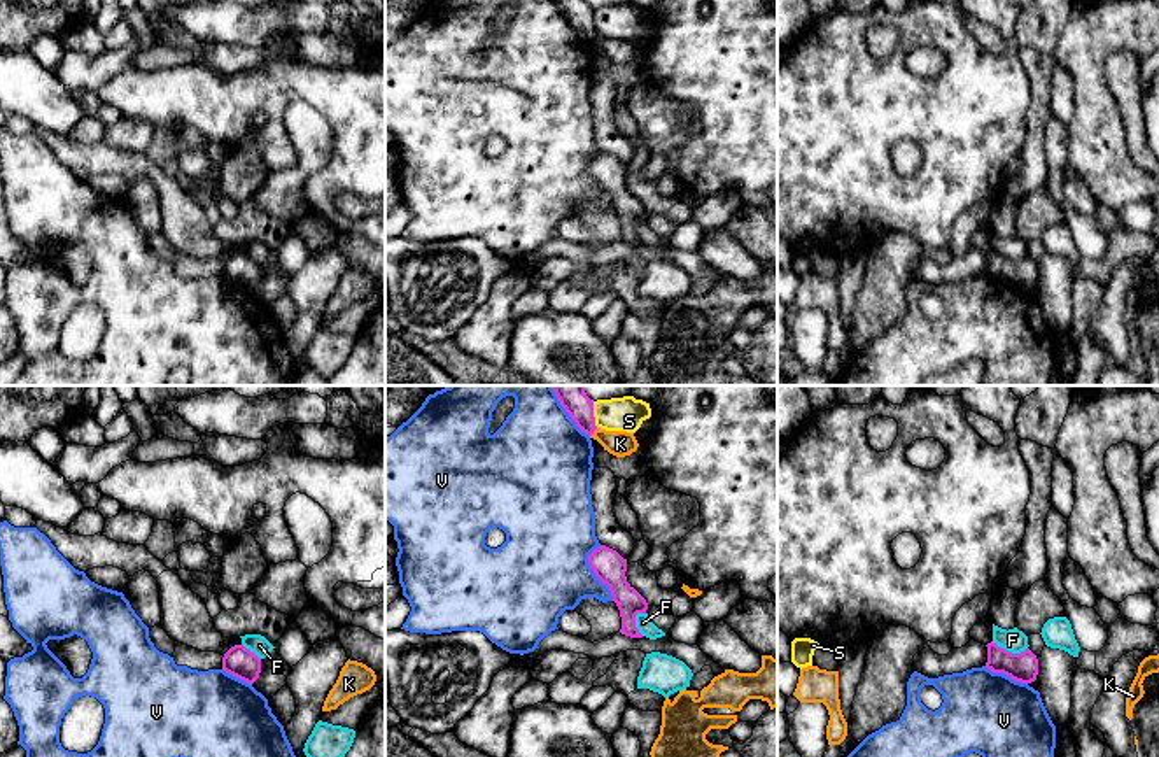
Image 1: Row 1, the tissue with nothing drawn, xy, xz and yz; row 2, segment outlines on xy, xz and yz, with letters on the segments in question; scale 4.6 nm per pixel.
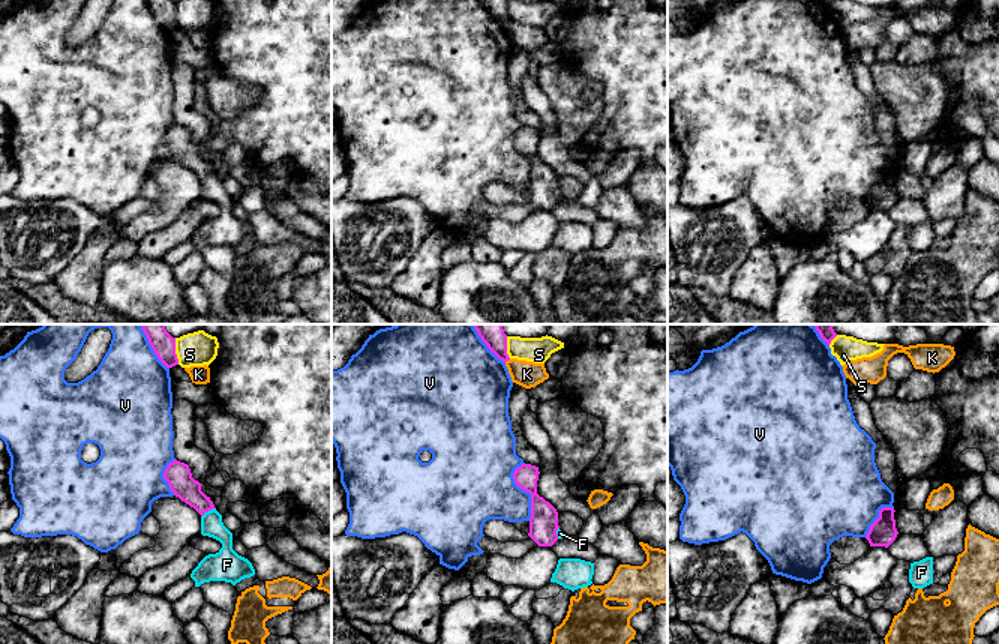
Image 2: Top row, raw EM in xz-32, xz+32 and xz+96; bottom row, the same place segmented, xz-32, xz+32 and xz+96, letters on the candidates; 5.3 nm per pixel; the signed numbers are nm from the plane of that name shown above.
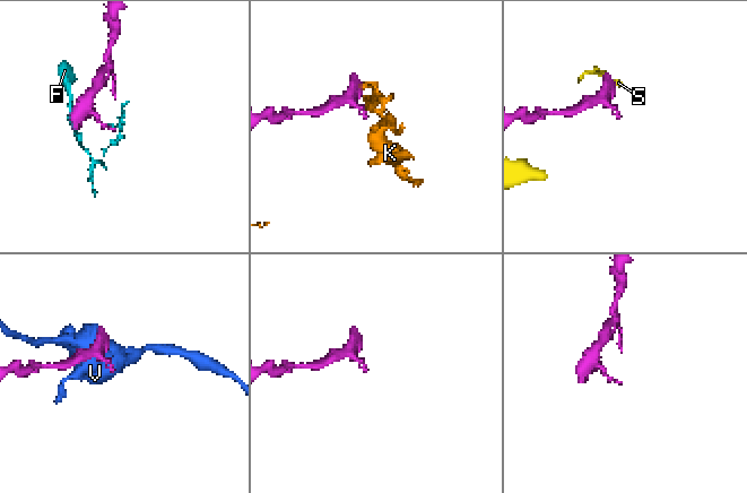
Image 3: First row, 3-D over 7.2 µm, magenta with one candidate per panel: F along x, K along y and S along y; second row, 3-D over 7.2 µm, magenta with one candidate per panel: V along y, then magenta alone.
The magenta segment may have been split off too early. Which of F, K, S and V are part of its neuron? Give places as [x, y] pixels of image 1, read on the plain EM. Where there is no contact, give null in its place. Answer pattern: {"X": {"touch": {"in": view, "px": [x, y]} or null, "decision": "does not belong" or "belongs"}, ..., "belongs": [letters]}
{"F": {"touch": {"in": "yz", "px": [1007, 258]}, "decision": "does not belong"}, "K": {"touch": {"in": "xz", "px": [592, 41]}, "decision": "does not belong"}, "S": {"touch": {"in": "xz", "px": [592, 21]}, "decision": "does not belong"}, "V": {"touch": {"in": "xz", "px": [594, 179]}, "decision": "does not belong"}, "belongs": []}

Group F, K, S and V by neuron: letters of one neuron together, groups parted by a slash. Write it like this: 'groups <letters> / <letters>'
groups F / K / S / V

